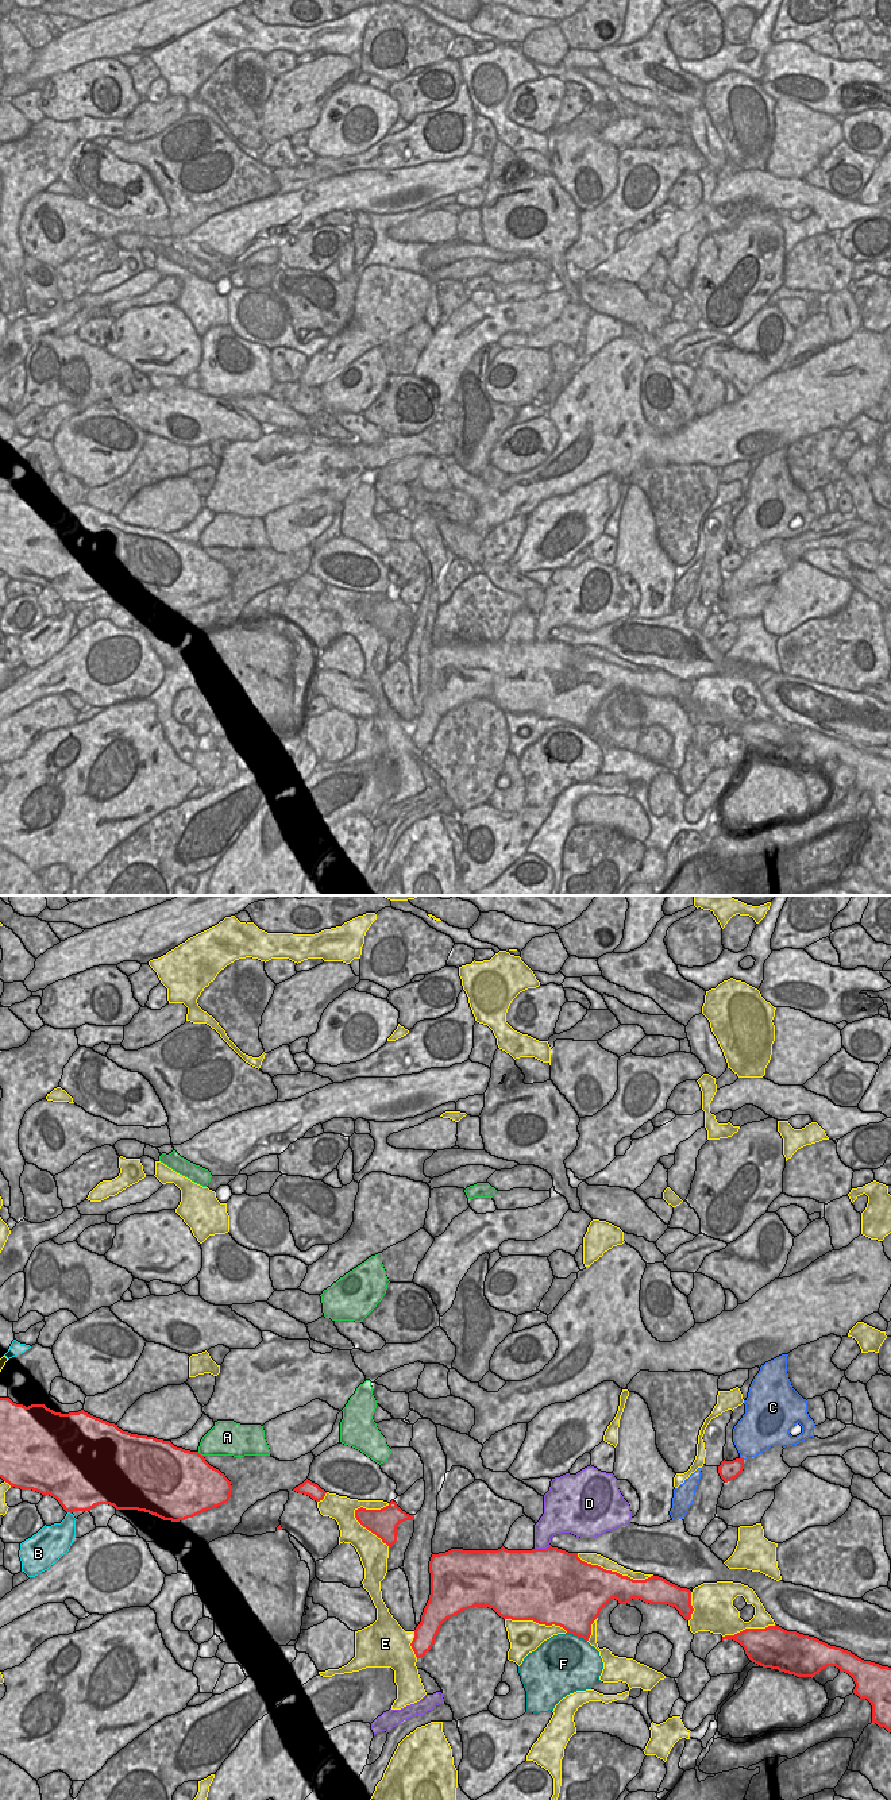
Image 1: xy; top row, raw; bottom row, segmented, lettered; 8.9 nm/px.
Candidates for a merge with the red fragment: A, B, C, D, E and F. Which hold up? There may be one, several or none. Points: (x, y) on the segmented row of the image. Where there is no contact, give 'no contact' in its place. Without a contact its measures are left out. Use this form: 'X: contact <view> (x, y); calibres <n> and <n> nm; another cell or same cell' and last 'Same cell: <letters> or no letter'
A: contact xy (199, 1453); calibres 480 and 280 nm; another cell
B: contact xy (69, 1511); calibres 460 and 260 nm; another cell
C: contact xy (743, 1459); calibres 170 and 360 nm; another cell
D: contact xy (542, 1549); calibres 500 and 220 nm; another cell
E: contact xy (367, 1529); calibres 260 and 260 nm; another cell
F: contact xy (577, 1634); calibres 420 and 480 nm; another cell
Same cell: no letter

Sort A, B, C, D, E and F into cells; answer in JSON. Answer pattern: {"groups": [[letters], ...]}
{"groups": [["A"], ["B"], ["C"], ["D"], ["E"], ["F"]]}

